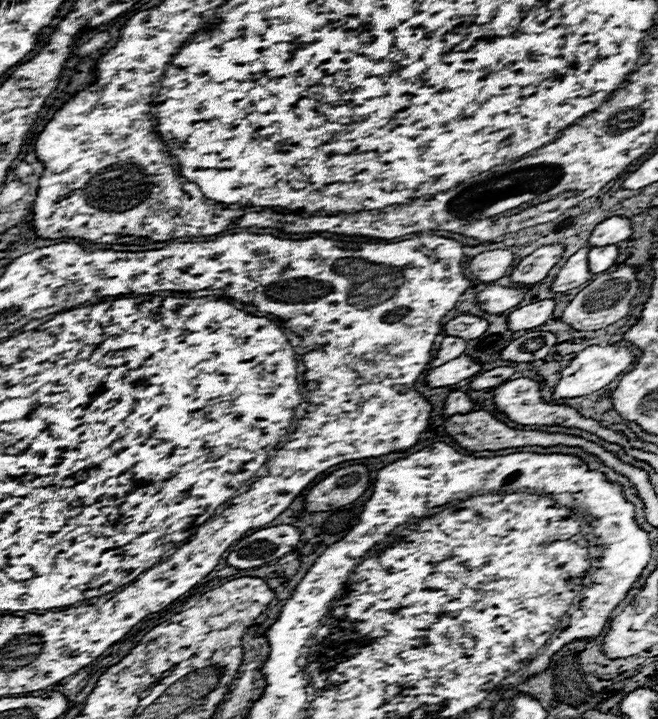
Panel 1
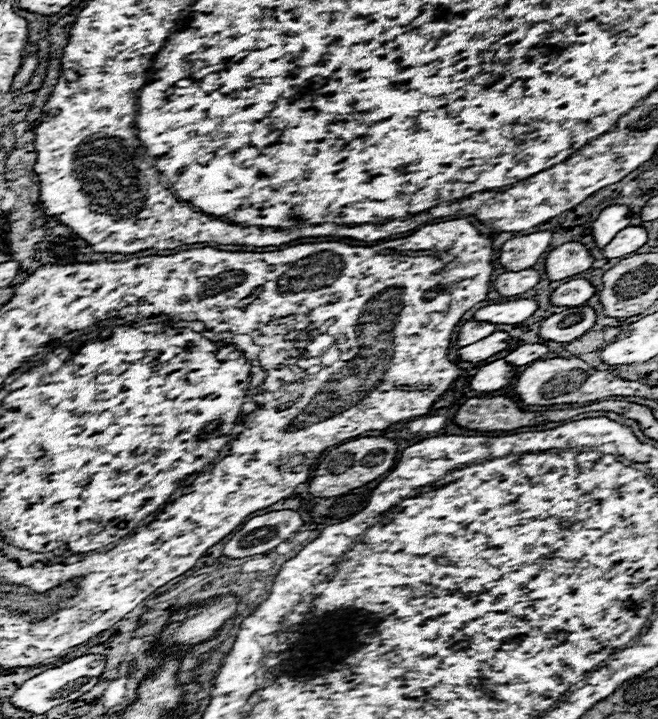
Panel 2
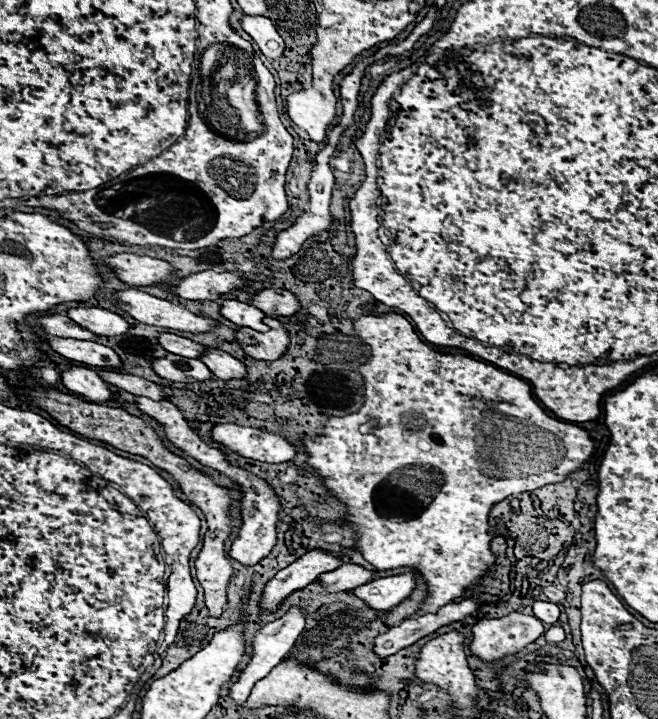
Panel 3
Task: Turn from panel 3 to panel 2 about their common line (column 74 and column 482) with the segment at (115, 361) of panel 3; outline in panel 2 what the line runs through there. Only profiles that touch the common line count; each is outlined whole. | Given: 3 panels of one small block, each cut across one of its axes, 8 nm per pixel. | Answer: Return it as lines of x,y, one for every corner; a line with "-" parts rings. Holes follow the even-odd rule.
494,332
492,336
486,336
484,340
478,340
476,344
464,346
458,350
458,358
464,362
482,362
490,356
502,352
508,348
510,336
506,332

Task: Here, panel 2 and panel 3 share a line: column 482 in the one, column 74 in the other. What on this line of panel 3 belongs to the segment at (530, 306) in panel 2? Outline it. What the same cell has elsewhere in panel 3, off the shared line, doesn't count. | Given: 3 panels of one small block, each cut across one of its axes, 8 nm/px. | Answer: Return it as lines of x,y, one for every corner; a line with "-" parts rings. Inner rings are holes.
70,308
68,318
98,336
118,336
130,328
122,316
104,308

